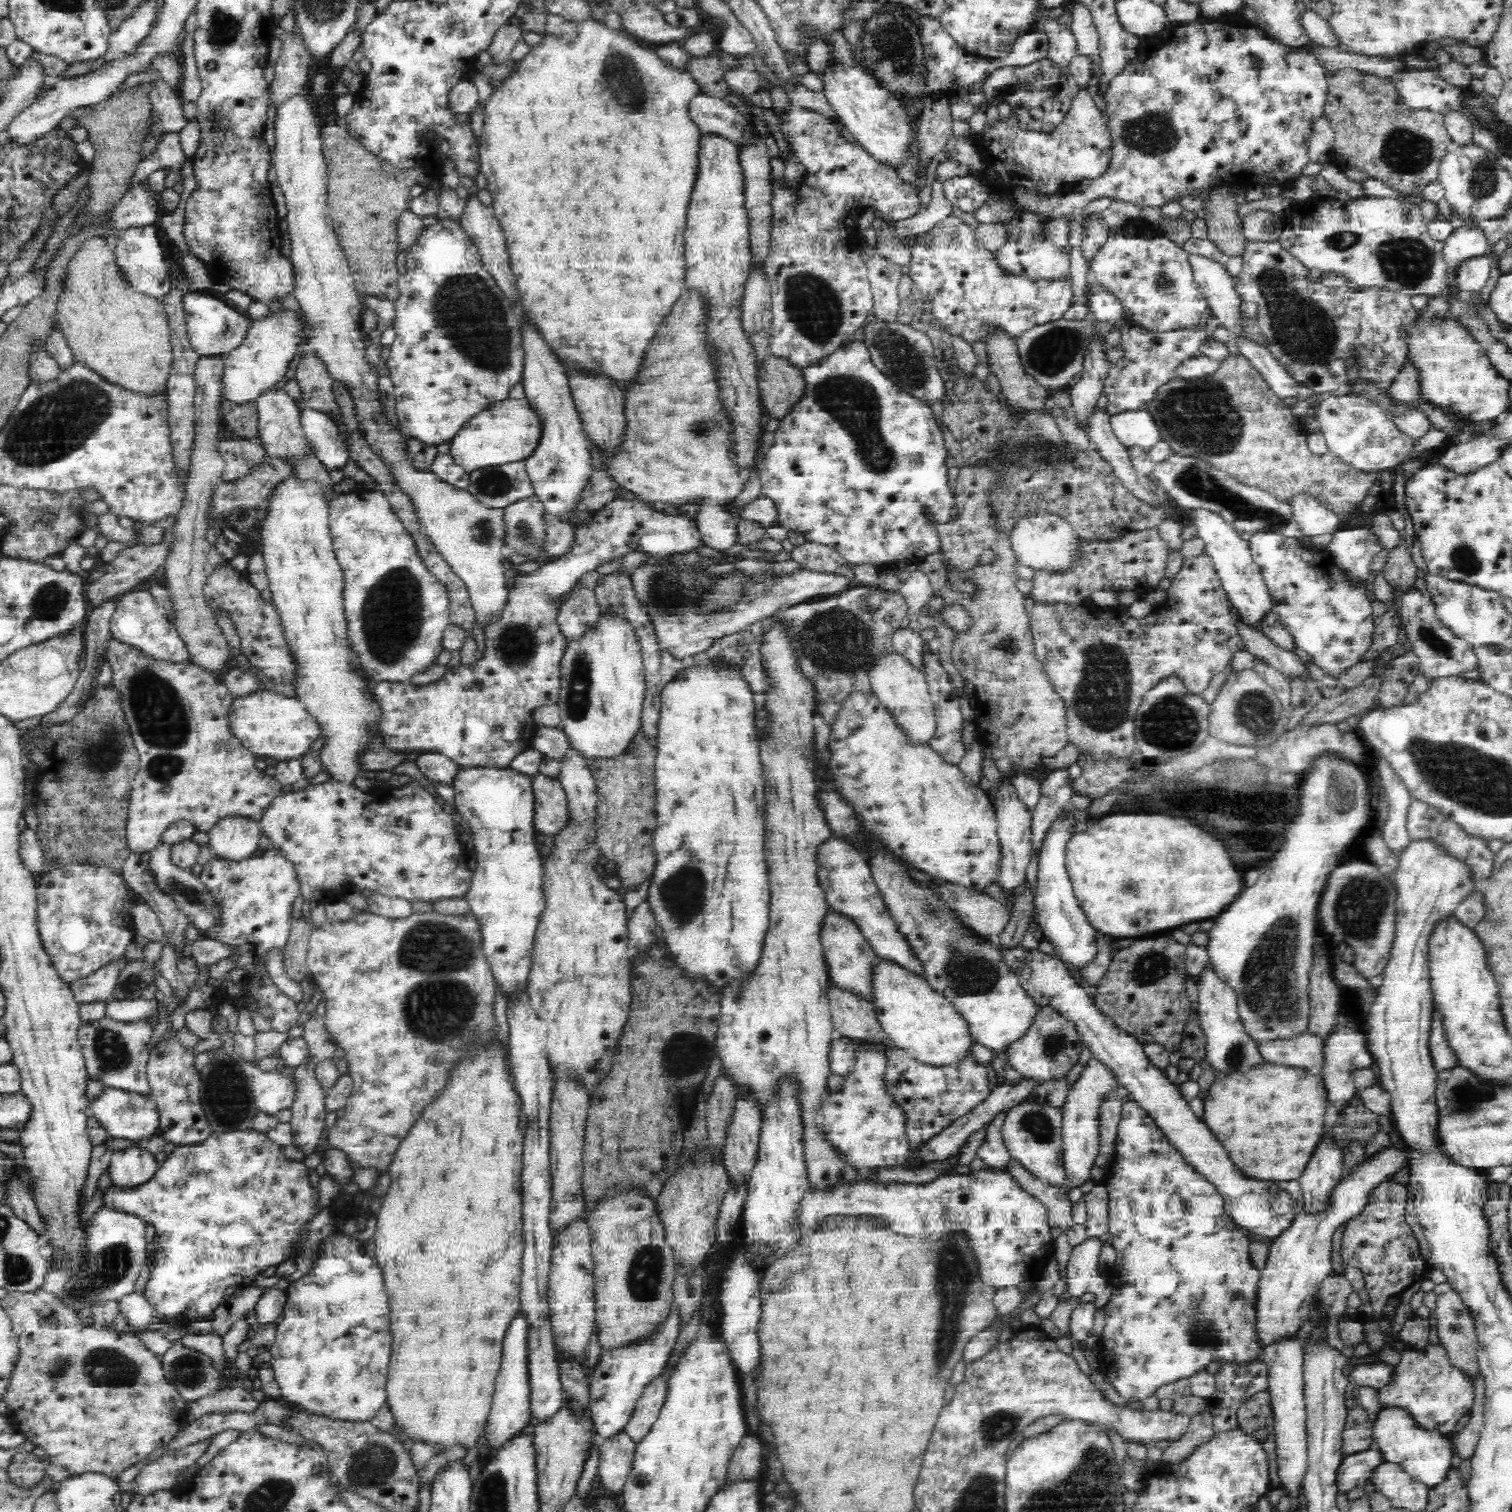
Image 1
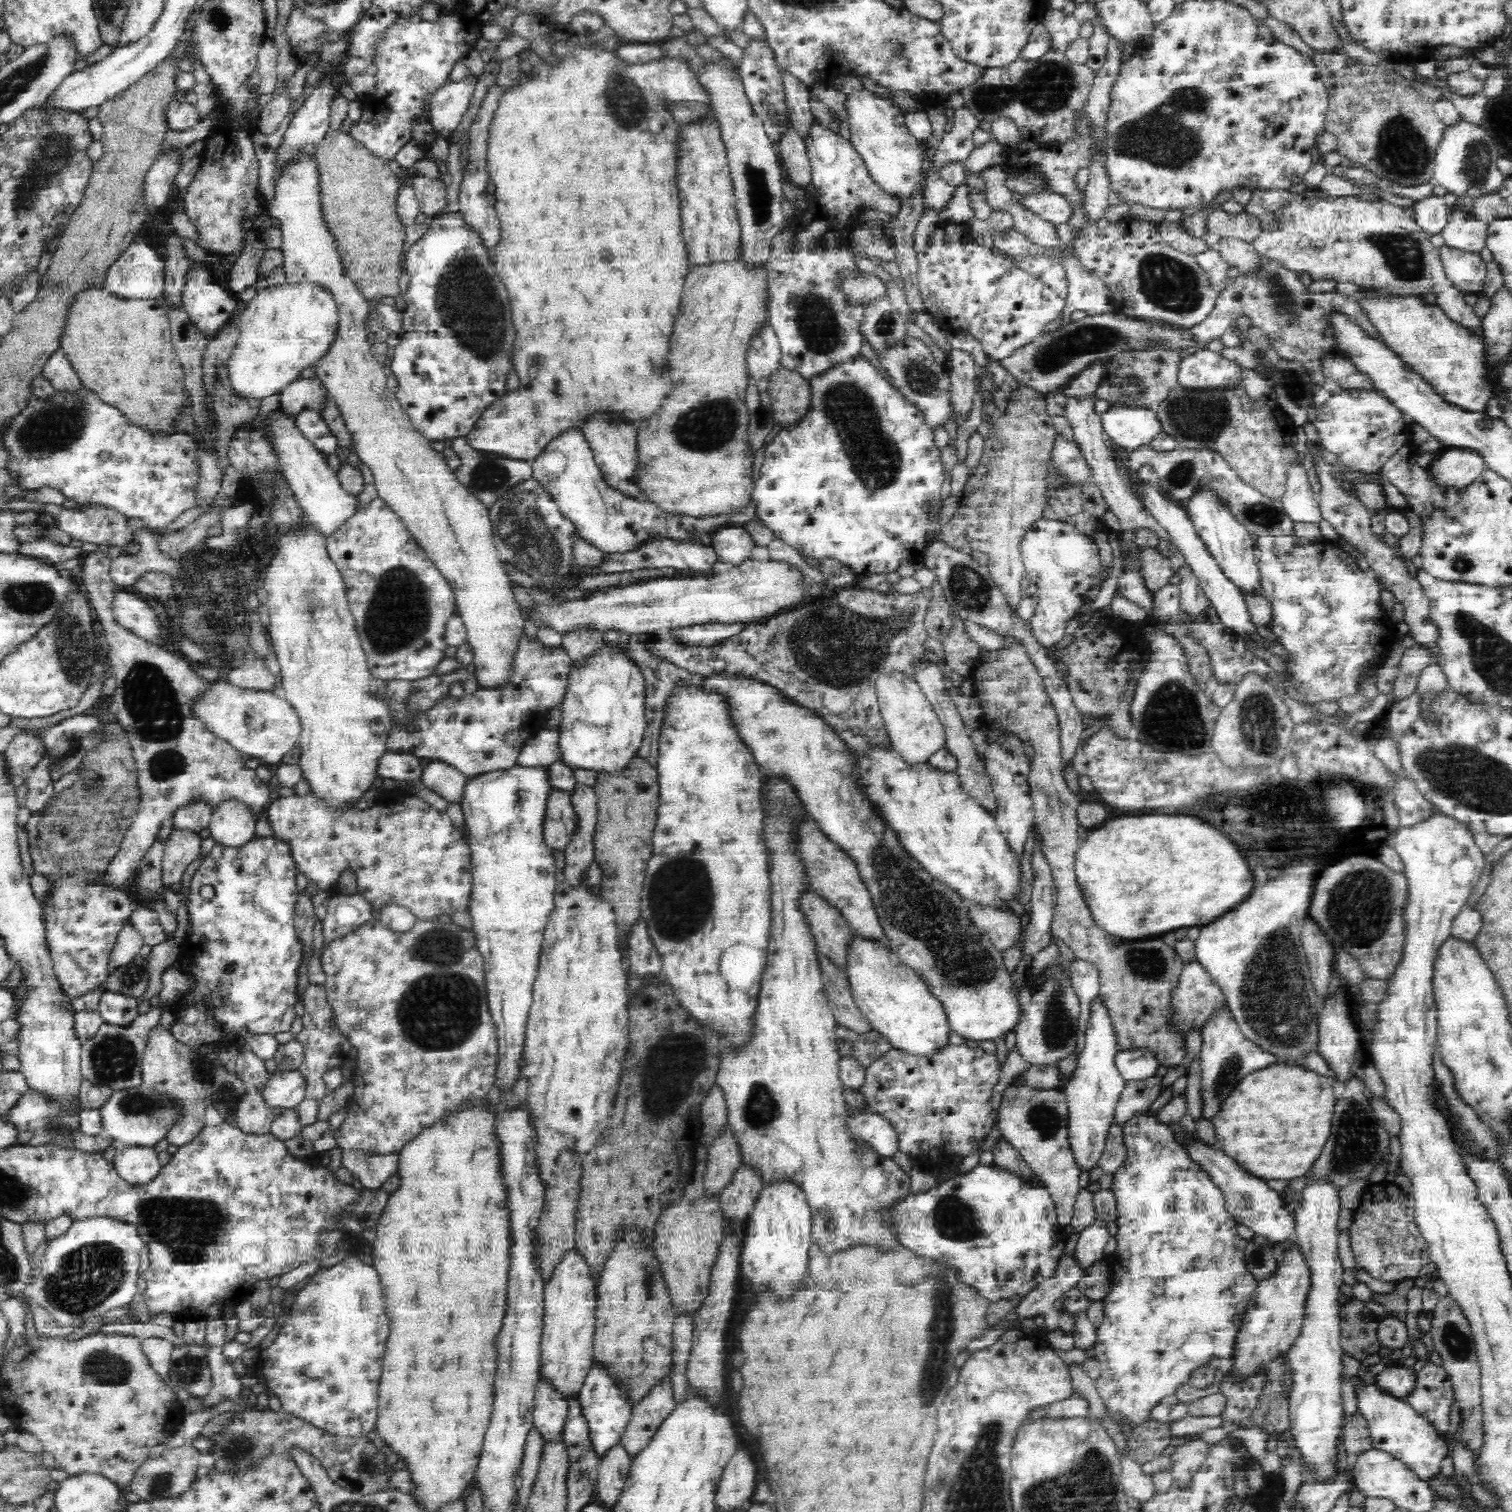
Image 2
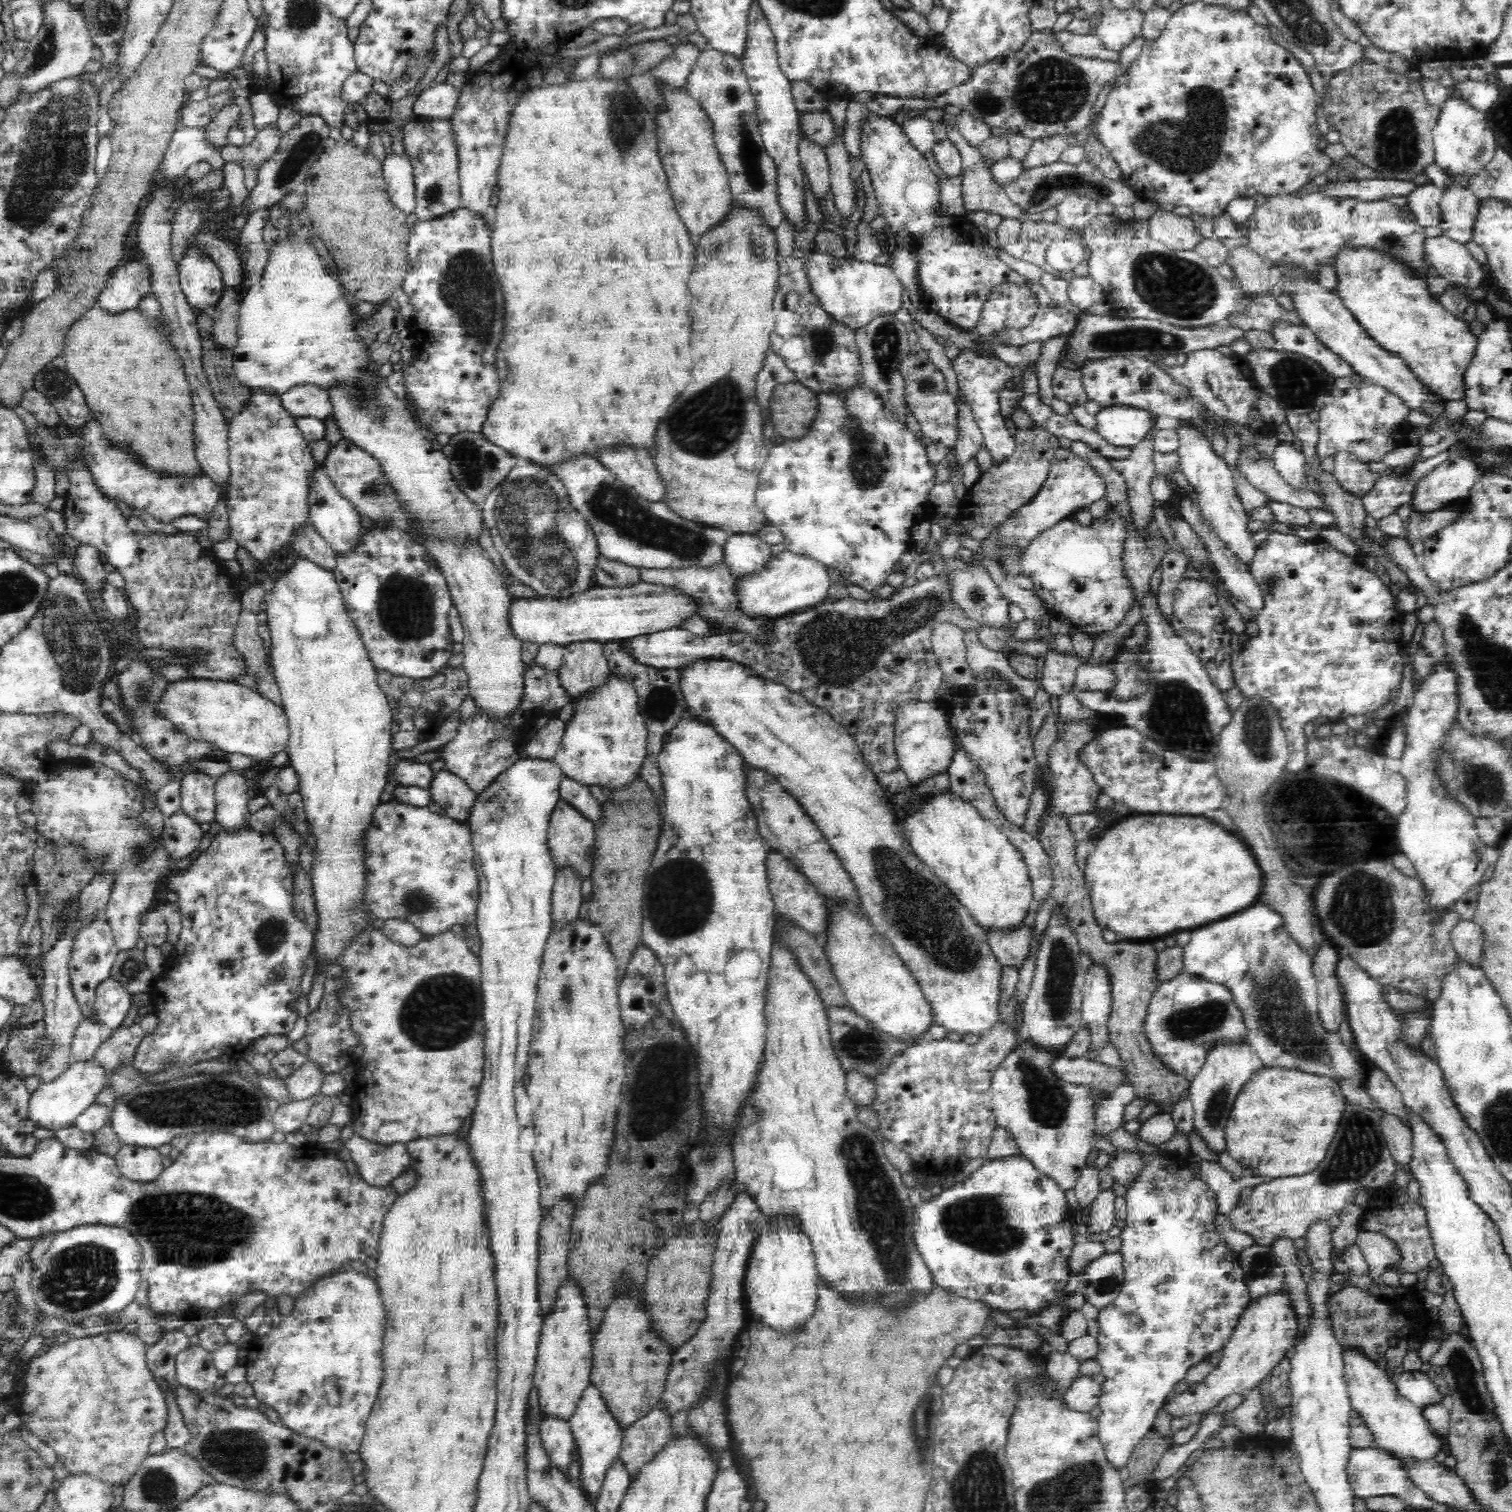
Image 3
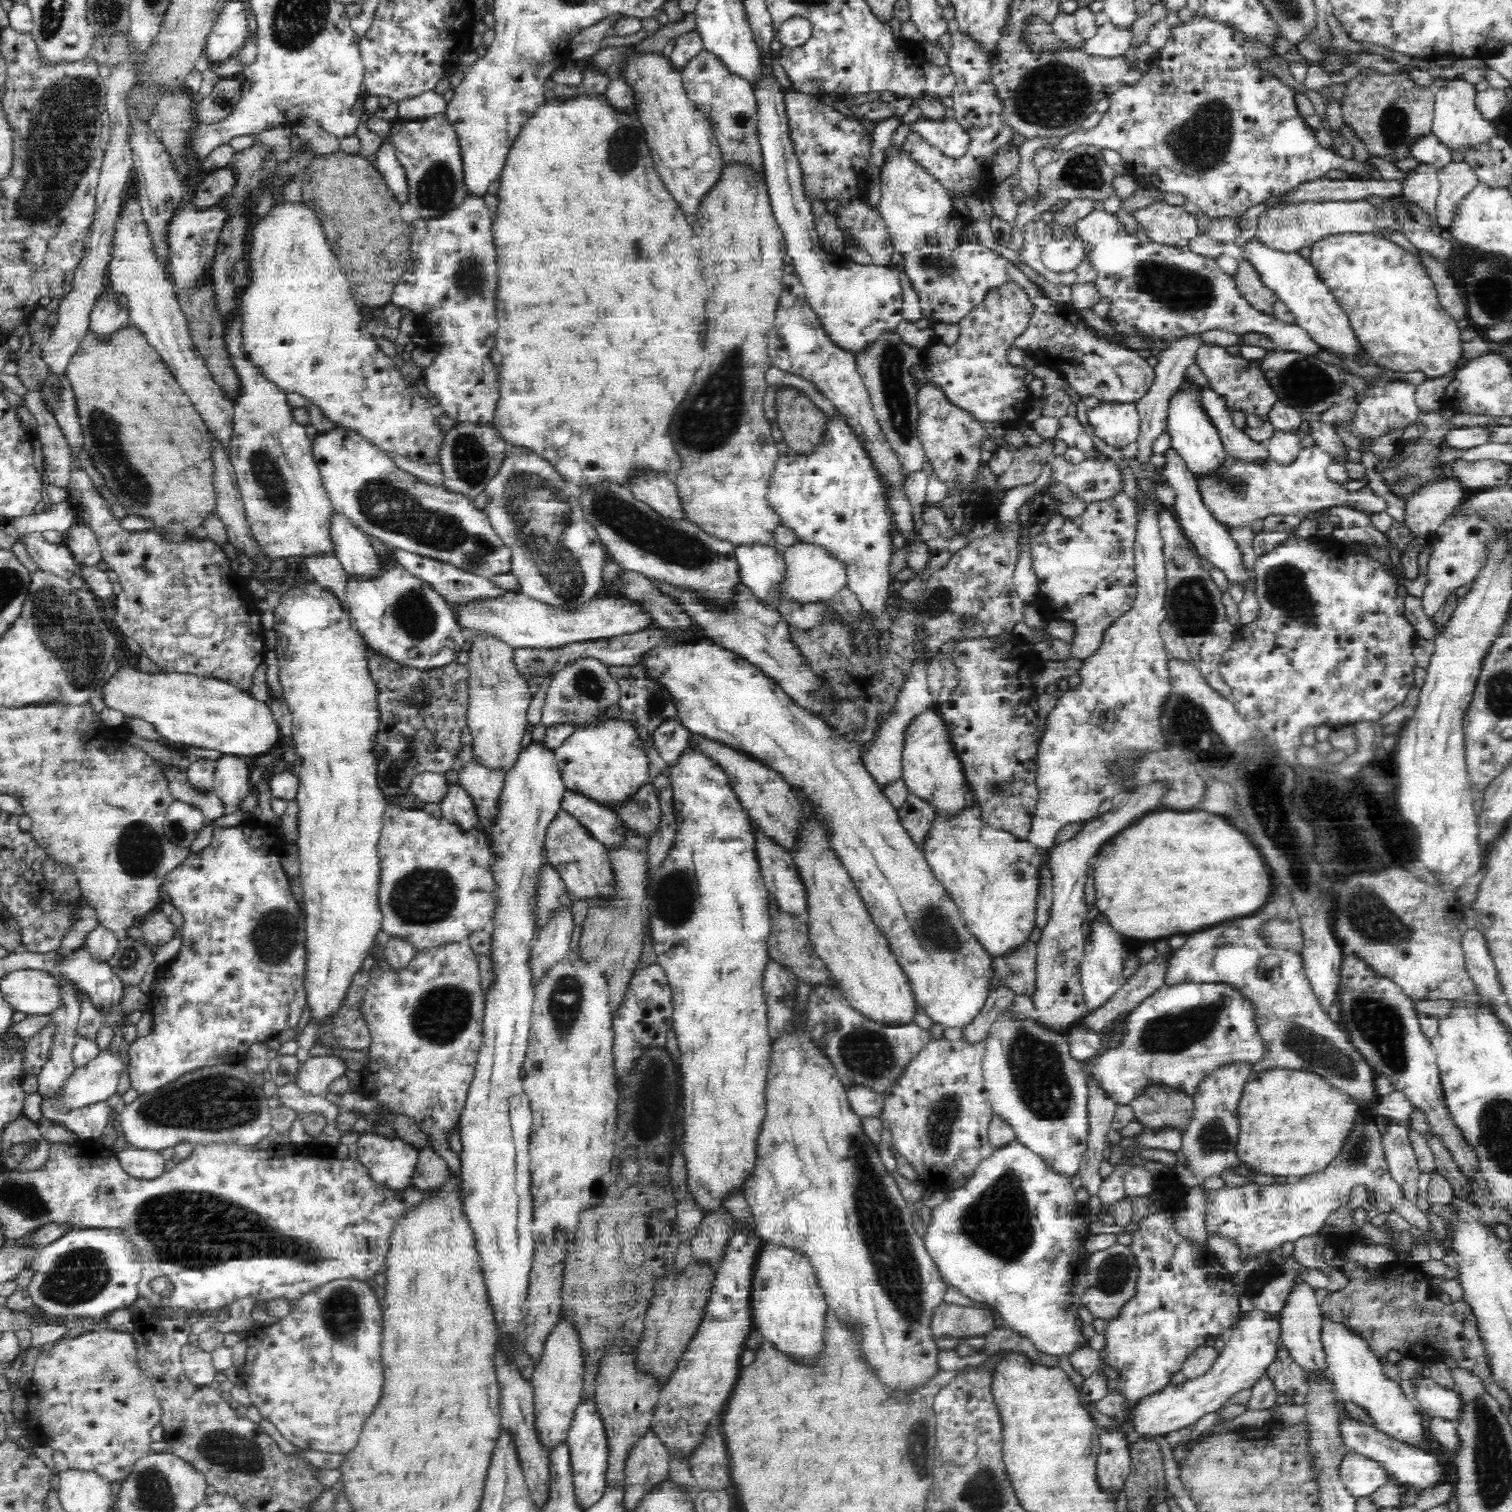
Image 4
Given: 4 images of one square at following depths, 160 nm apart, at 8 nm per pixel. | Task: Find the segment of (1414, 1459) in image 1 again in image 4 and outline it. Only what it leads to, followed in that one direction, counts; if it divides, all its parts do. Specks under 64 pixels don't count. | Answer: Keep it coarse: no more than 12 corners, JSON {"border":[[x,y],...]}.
{"border":[[1324,1322],[1339,1400],[1407,1446],[1426,1442],[1421,1411],[1368,1344]]}

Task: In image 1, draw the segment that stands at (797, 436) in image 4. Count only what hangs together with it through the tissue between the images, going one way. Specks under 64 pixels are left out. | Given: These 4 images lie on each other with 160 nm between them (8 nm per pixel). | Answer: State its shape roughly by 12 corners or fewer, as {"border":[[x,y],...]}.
{"border":[[783,357],[760,361],[759,392],[771,418],[784,418],[805,390]]}

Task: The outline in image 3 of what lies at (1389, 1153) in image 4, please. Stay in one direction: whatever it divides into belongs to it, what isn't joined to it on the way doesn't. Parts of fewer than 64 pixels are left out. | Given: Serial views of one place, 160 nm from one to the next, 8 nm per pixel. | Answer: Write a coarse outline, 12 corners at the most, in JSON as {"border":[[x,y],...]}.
{"border":[[1399,1116],[1380,1120],[1396,1164],[1409,1172],[1411,1132]]}

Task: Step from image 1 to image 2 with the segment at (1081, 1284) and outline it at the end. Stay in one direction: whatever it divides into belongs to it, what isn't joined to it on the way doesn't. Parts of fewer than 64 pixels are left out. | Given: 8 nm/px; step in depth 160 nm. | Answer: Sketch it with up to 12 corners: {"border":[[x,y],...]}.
{"border":[[1094,1221],[1078,1235],[1071,1252],[1083,1276],[1107,1258],[1110,1233]]}

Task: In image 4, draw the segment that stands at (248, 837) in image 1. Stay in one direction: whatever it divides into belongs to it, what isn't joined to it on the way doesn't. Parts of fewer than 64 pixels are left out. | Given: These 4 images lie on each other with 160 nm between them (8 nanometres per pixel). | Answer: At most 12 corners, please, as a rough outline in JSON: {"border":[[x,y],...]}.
{"border":[[242,757],[215,760],[213,791],[225,814],[250,796],[250,768]]}

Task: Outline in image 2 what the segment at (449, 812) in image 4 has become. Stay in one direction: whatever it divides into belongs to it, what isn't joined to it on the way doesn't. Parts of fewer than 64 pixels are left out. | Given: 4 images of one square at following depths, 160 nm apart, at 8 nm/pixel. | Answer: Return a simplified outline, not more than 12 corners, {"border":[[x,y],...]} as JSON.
{"border":[[432,761],[420,781],[450,804],[461,799],[465,776]]}

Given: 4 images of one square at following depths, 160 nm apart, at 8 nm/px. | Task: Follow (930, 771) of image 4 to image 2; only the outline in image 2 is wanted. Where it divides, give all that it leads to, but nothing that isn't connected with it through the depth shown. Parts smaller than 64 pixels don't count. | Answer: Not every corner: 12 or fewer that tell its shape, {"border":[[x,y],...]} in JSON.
{"border":[[880,673],[875,691],[889,742],[928,761],[945,728],[915,677]]}

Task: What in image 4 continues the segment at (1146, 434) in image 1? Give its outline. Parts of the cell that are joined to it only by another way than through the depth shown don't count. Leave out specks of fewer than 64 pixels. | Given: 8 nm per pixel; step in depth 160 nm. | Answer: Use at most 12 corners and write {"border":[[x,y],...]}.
{"border":[[1137,404],[1087,409],[1097,438],[1123,449],[1137,442]]}

